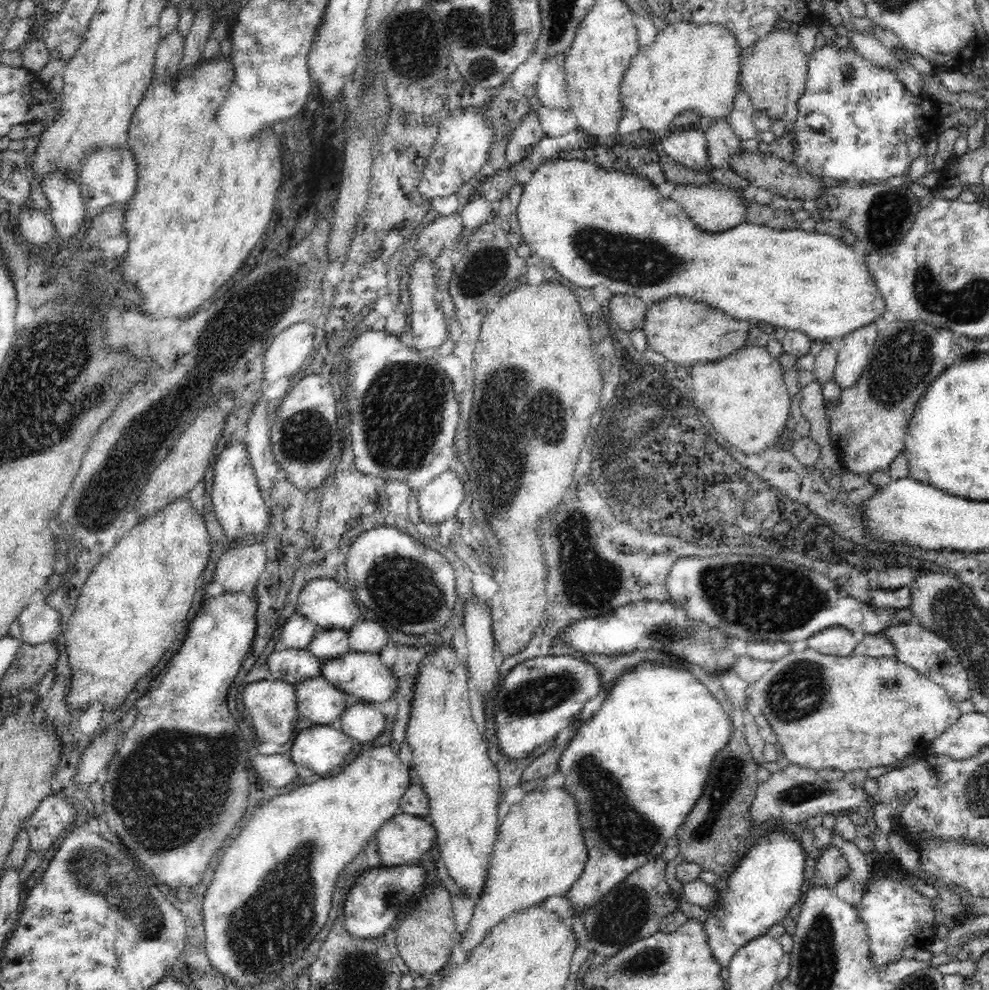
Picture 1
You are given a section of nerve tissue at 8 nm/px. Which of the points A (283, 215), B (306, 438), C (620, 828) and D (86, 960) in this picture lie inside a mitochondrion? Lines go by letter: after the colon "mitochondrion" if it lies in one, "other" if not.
A: other
B: mitochondrion
C: mitochondrion
D: other

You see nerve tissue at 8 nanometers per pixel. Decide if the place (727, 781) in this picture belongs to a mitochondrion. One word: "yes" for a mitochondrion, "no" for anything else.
yes

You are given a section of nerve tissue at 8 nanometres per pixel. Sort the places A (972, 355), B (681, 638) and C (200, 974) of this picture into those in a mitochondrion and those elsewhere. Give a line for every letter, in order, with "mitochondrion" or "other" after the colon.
A: other
B: mitochondrion
C: other

